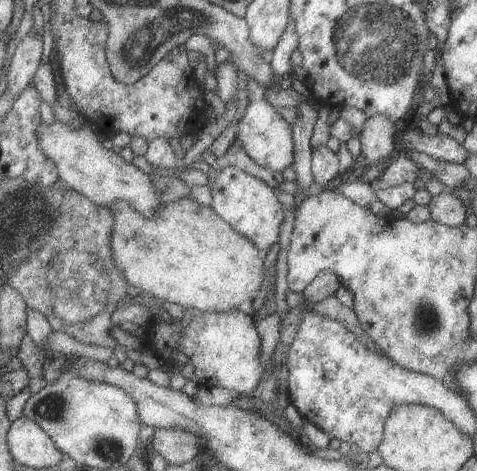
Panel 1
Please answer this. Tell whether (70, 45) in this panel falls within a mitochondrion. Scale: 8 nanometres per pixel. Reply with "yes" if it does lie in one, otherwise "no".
no

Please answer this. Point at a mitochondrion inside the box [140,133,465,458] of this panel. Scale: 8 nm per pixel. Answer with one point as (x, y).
(369, 383)

